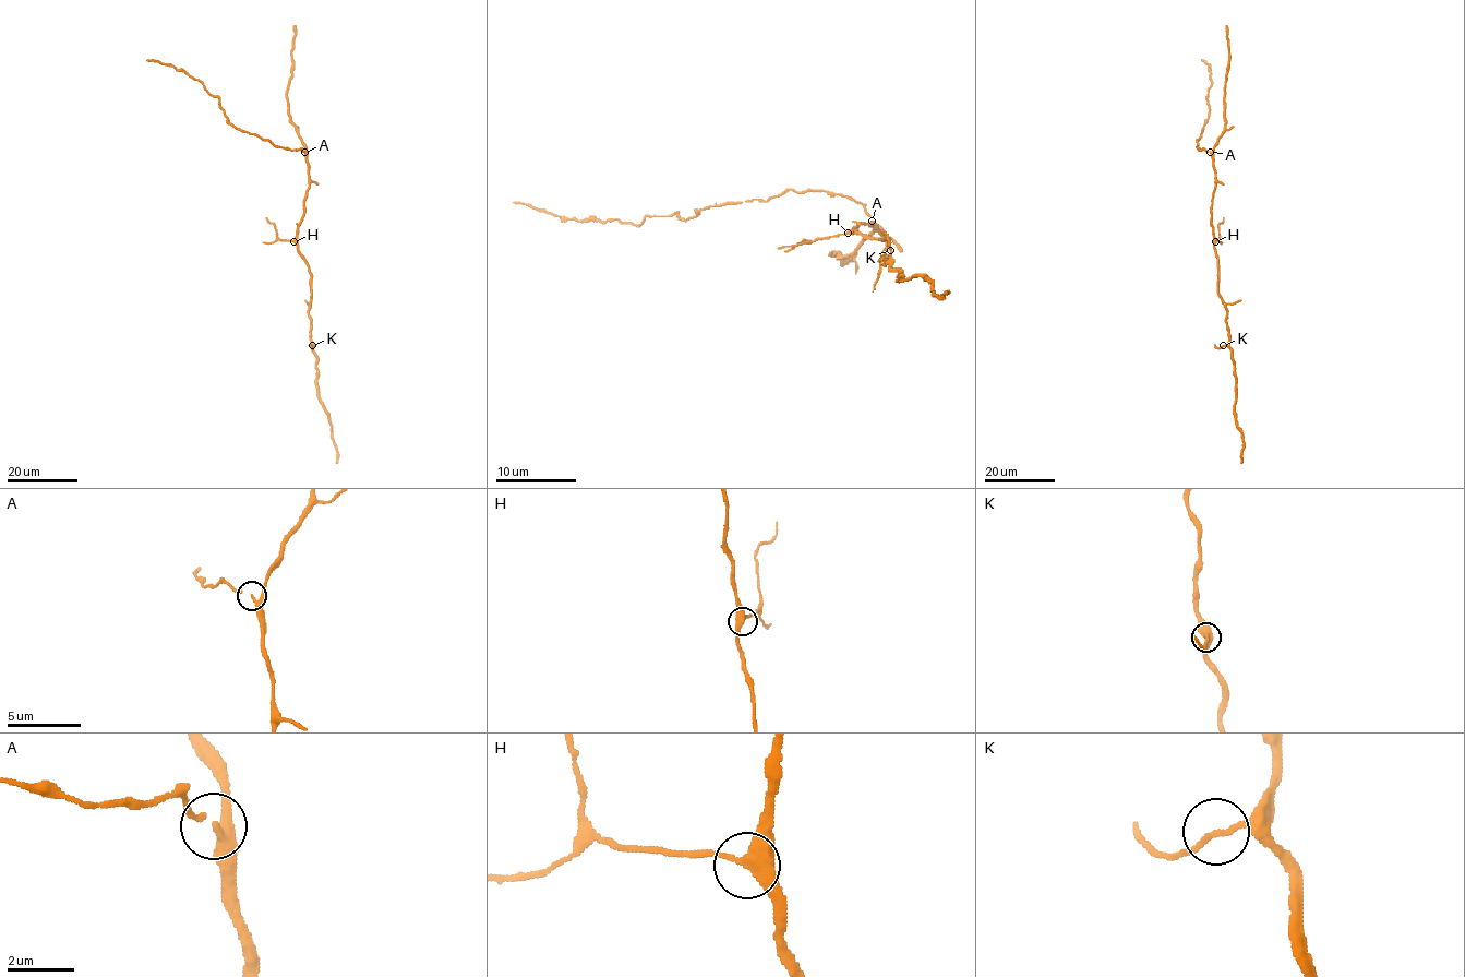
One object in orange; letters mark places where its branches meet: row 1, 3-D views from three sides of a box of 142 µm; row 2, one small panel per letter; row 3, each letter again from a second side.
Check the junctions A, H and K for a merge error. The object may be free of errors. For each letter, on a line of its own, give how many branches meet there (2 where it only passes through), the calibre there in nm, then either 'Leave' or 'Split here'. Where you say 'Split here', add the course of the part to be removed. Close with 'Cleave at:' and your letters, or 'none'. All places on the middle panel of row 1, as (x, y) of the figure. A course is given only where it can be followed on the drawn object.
A: Branches: 3. Thickness 200 nm. Leave
H: Branches: 3. Thickness 360 nm. Leave
K: Branches: 2. Thickness 150 nm. Leave
Cleave at: none

